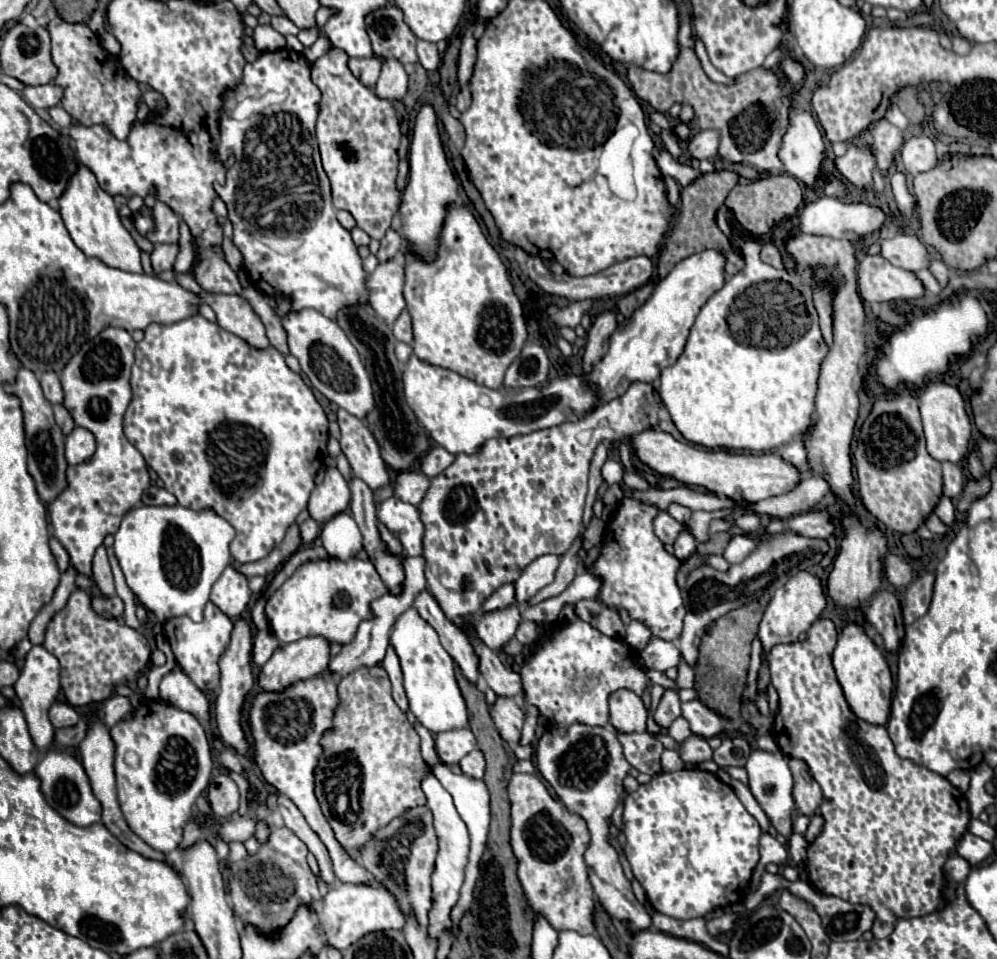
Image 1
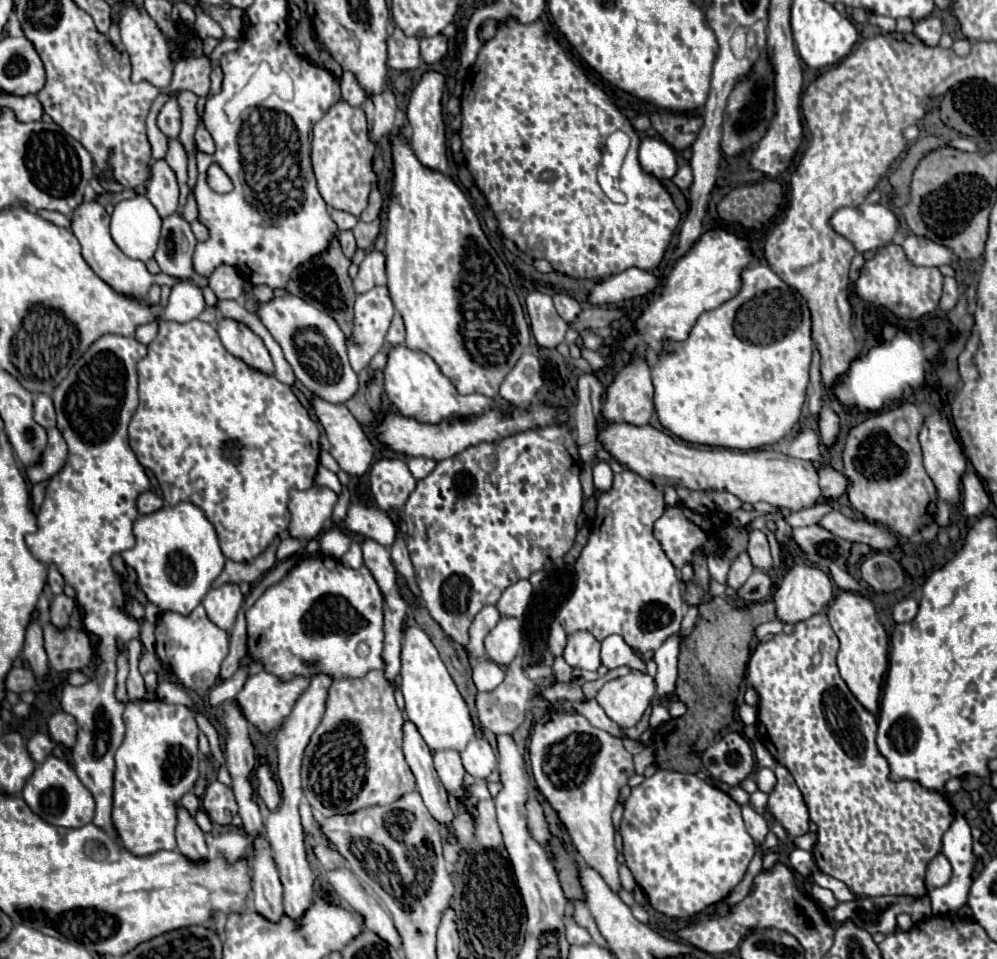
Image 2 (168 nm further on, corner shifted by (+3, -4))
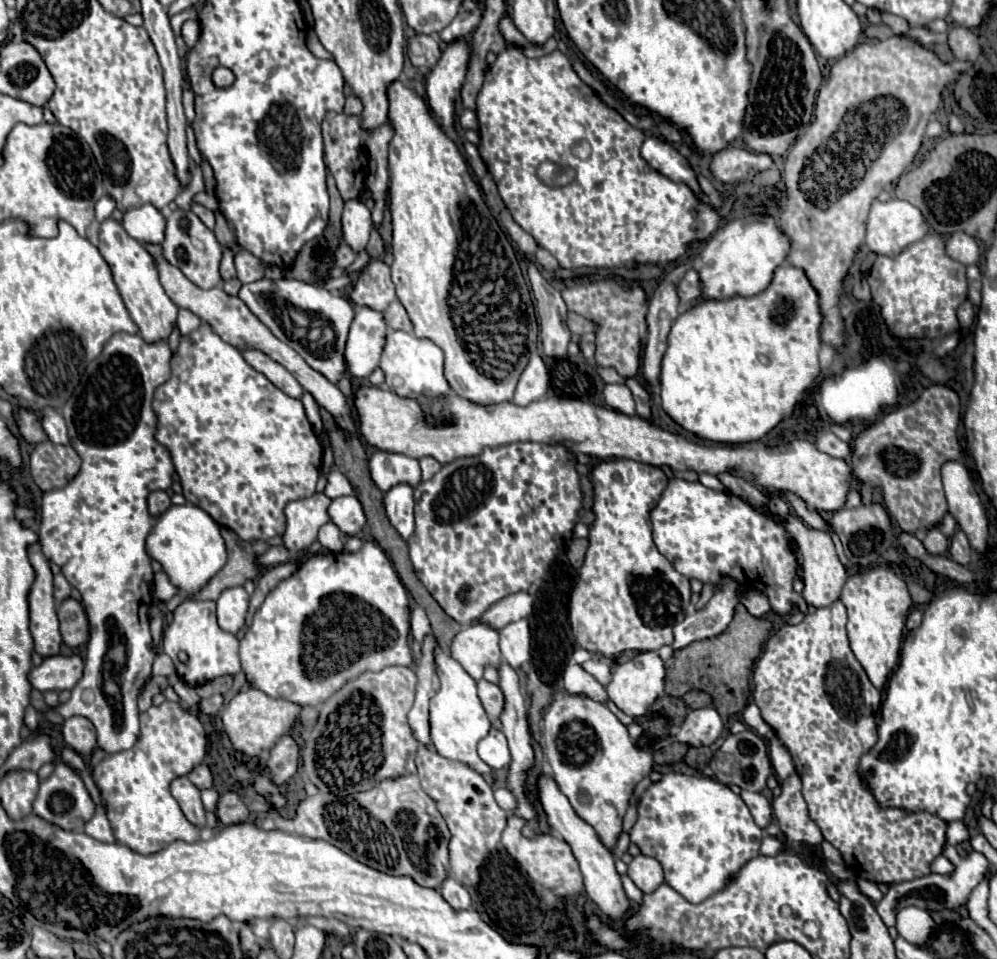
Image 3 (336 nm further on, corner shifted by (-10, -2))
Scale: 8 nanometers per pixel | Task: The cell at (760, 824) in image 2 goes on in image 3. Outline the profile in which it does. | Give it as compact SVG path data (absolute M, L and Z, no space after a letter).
M742 790L740 796L742 796L744 804L748 806L748 810L750 810L754 822L756 822L760 828L768 826L768 822L772 820L772 806L770 806L770 802L768 802L762 794L756 794L756 792L746 792L746 790Z

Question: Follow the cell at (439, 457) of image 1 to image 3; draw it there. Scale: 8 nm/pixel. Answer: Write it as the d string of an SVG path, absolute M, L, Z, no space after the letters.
M422 458L420 468L422 468L422 480L430 480L442 468L442 464L434 458Z

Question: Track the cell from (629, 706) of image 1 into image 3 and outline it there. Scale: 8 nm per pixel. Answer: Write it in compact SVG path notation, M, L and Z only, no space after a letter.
M640 652L636 658L620 664L614 670L612 682L606 686L610 700L628 716L636 718L650 710L654 700L664 692L664 662L656 652Z

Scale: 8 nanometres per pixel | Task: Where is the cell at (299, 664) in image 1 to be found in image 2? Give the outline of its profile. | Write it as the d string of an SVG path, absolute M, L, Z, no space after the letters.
M265 670L253 674L247 684L243 686L243 690L235 696L239 706L243 708L247 720L257 726L261 732L271 732L273 728L277 728L281 724L281 720L285 716L289 716L289 712L293 710L297 698L307 690L311 678L309 676L293 676L291 680L281 680L275 674L269 674Z

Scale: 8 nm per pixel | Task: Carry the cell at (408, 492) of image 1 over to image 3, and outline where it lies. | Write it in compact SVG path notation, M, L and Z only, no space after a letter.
M376 450L368 460L370 476L374 484L386 492L388 488L406 482L410 486L416 486L420 482L420 466L418 460L408 458L404 454L390 454Z

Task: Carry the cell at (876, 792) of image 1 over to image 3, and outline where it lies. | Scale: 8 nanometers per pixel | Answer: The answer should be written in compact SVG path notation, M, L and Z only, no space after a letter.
M836 600L814 614L806 614L800 624L784 624L766 642L764 654L754 668L754 702L762 718L774 728L780 742L790 750L796 772L802 780L802 796L808 804L808 816L818 824L824 838L840 850L846 868L856 876L872 882L896 884L930 874L930 862L942 854L948 824L928 812L904 812L894 808L878 808L876 798L866 782L858 776L858 762L878 740L876 716L882 694L870 684L864 668L850 650L846 636L846 606Z

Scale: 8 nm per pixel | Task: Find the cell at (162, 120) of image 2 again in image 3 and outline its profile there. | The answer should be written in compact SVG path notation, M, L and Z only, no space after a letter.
M174 210L166 216L166 236L162 240L164 258L182 270L182 274L192 280L198 288L214 288L222 284L222 278L218 280L218 264L222 260L222 246L218 244L214 232L202 224L202 220L194 212Z

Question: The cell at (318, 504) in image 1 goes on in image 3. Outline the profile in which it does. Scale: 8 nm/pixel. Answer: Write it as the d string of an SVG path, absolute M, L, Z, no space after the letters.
M322 492L286 504L284 508L286 528L282 534L282 544L288 548L288 552L304 550L312 542L316 542L320 526L330 522L328 504L330 498L324 496Z

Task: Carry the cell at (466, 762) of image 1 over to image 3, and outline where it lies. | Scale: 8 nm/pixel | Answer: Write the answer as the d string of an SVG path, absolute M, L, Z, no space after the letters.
M490 728L488 736L478 744L478 754L490 768L504 768L510 764L510 750L506 736L496 728Z

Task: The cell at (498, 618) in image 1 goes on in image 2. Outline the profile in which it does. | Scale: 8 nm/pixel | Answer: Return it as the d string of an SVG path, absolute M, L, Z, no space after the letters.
M505 616L487 634L485 652L495 664L507 666L517 656L519 642L521 642L521 624L519 624L519 620Z

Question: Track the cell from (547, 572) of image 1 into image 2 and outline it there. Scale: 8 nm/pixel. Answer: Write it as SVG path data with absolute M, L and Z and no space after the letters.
M521 580L521 582L515 582L513 586L509 586L497 602L501 616L521 618L529 606L531 594L533 594L533 586L529 580Z

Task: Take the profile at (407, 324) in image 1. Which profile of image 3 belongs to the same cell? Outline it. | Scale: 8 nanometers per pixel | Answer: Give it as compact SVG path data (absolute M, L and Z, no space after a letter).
M394 300L394 302L386 308L386 312L384 312L384 320L386 320L388 328L404 330L404 332L412 332L412 322L410 322L410 318L408 318L404 306L402 306L398 300Z

